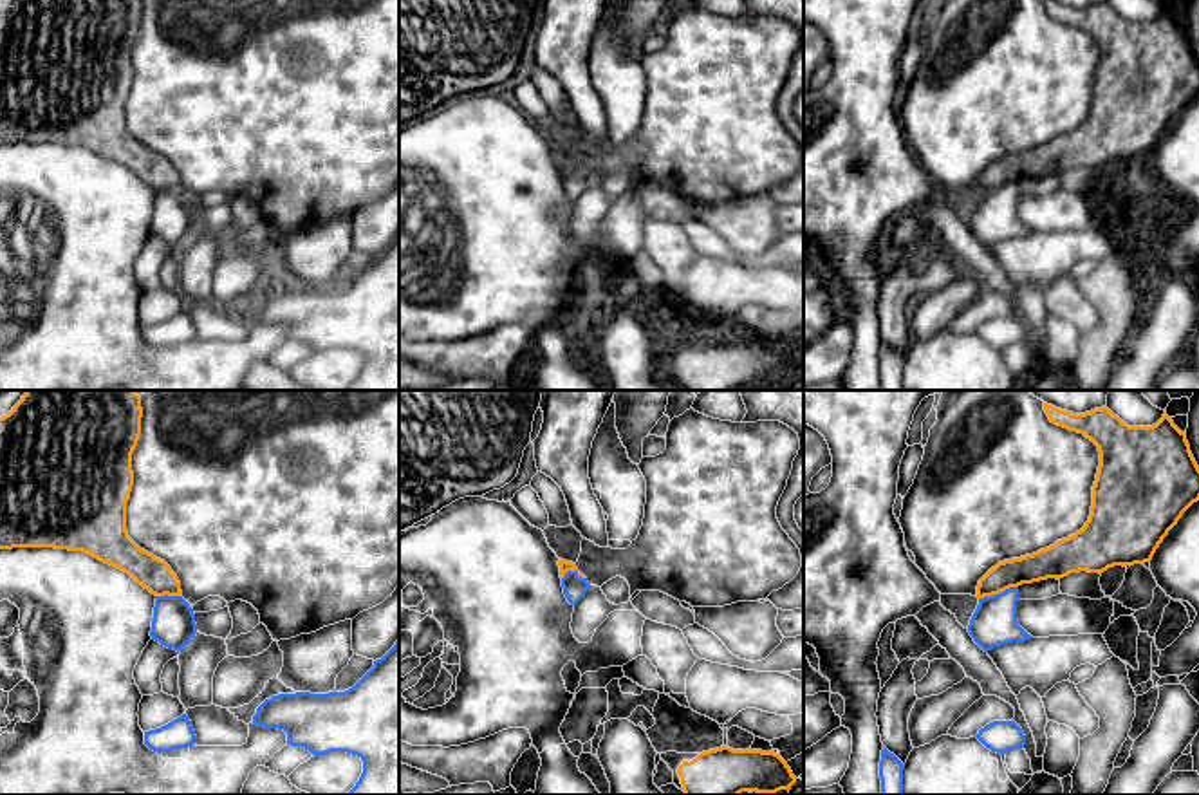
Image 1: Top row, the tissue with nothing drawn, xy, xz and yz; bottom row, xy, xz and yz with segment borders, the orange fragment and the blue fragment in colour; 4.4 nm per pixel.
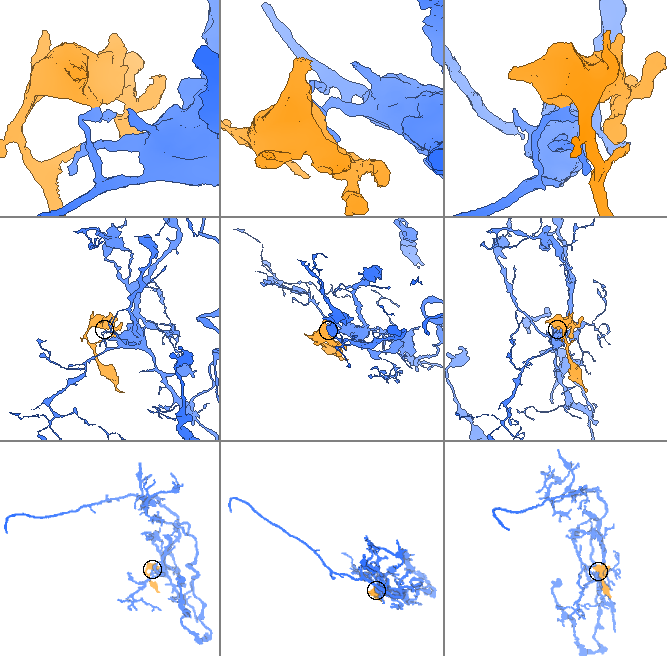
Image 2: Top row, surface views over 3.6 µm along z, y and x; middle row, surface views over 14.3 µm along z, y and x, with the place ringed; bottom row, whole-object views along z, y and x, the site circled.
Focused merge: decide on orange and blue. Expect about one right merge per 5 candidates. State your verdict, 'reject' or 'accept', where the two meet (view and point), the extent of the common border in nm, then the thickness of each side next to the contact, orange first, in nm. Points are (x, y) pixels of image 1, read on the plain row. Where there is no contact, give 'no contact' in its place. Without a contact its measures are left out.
reject | yz (997, 188) | 180 nm | 130/200 nm

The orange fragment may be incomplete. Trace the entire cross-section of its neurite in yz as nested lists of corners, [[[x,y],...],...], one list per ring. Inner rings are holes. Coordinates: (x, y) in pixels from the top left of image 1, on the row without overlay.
[[[1044,0],[1051,18],[1083,29],[1100,47],[1100,61],[1092,81],[1092,101],[1085,121],[1074,130],[1056,136],[1033,150],[999,157],[977,181],[977,193],[999,190],[1009,182],[1071,168],[1103,168],[1114,161],[1150,157],[1156,145],[1183,108],[1199,96],[1199,61],[1190,47],[1186,29],[1166,11],[1152,22],[1129,22],[1107,2],[1073,9]]]

